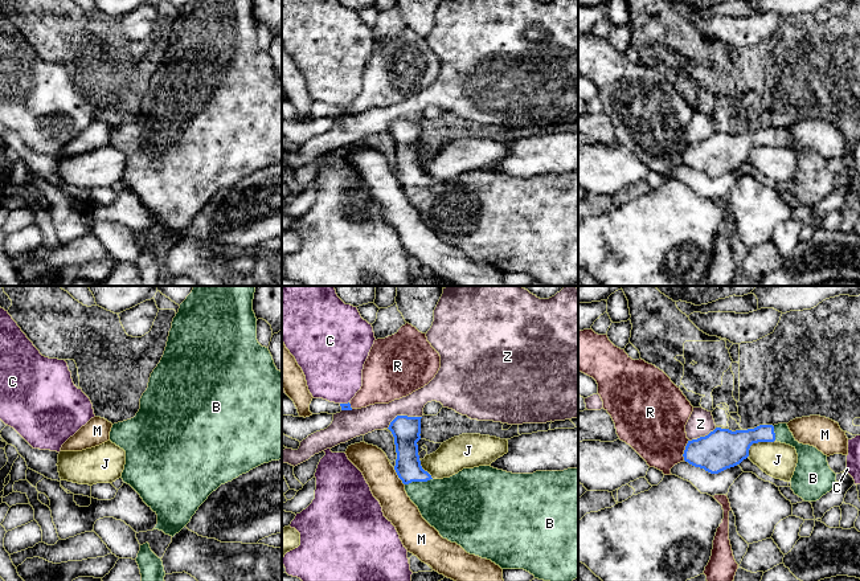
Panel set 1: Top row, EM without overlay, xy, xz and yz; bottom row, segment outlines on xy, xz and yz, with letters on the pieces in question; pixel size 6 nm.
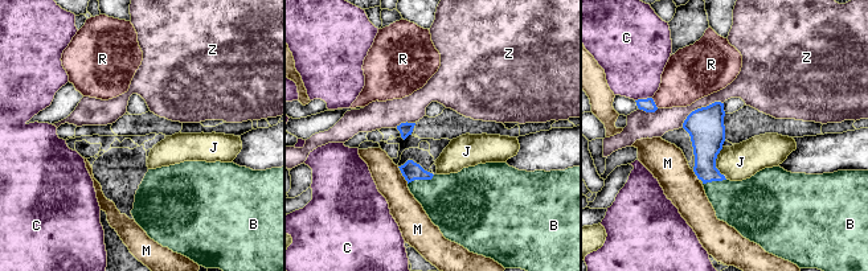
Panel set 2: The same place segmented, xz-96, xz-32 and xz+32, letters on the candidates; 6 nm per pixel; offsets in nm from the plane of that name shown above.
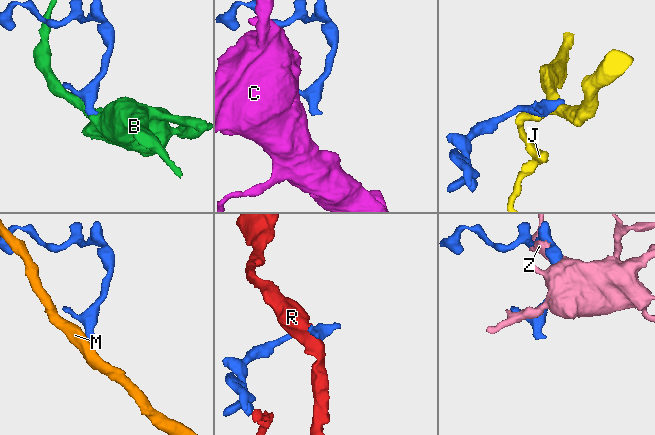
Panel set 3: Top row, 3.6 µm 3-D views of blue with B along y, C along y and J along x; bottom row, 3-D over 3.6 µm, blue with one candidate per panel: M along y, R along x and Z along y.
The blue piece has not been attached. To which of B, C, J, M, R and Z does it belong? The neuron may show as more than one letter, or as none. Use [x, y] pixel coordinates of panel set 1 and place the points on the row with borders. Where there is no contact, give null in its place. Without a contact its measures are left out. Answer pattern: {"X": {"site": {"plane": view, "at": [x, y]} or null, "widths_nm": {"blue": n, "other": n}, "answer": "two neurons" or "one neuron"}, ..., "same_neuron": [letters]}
{"B": {"site": {"plane": "xz", "at": [418, 481]}, "widths_nm": {"blue": 160, "other": 340}, "answer": "one neuron"}, "C": {"site": {"plane": "xz", "at": [344, 404]}, "widths_nm": {"blue": 50, "other": 360}, "answer": "two neurons"}, "J": {"site": {"plane": "yz", "at": [757, 442]}, "widths_nm": {"blue": 240, "other": 220}, "answer": "two neurons"}, "M": {"site": {"plane": "xz", "at": [398, 477]}, "widths_nm": {"blue": 160, "other": 190}, "answer": "two neurons"}, "R": {"site": {"plane": "yz", "at": [684, 450]}, "widths_nm": {"blue": 240, "other": 380}, "answer": "two neurons"}, "Z": {"site": {"plane": "xz", "at": [402, 416]}, "widths_nm": {"blue": 170, "other": 160}, "answer": "two neurons"}, "same_neuron": ["B"]}

